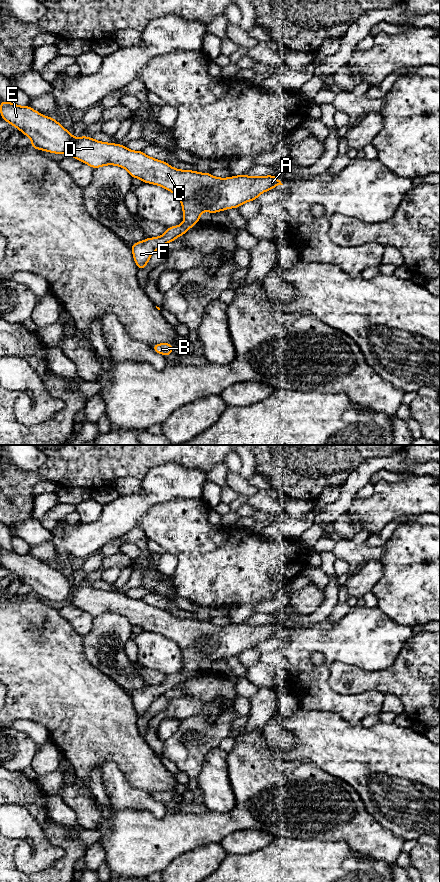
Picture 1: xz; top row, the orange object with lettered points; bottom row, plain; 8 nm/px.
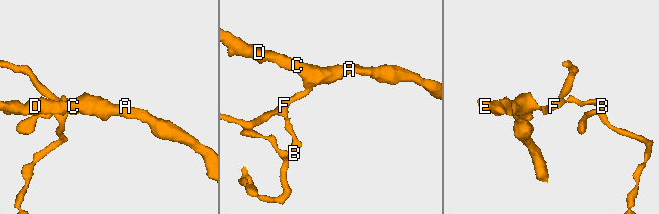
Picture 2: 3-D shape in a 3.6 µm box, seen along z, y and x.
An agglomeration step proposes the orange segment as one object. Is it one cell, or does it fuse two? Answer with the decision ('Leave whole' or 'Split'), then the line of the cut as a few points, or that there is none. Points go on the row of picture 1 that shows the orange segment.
Leave whole. No split

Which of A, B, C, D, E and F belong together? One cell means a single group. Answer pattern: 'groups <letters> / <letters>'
groups A B C D E F

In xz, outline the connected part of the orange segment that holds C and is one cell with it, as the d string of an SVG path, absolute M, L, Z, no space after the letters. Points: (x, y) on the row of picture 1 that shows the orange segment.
M0 101L2 119L18 128L23 135L32 140L31 147L37 150L45 150L50 153L68 154L75 159L96 169L105 165L116 165L125 168L133 178L141 179L144 183L161 186L174 193L180 200L183 209L184 222L181 225L168 227L160 237L147 238L131 246L136 265L140 270L144 269L152 254L167 243L171 243L177 237L185 234L199 222L202 212L220 212L230 208L238 208L246 202L256 200L258 196L278 185L283 185L274 175L250 177L247 175L218 178L210 173L198 173L195 170L179 170L168 163L149 157L143 151L132 151L120 144L100 142L93 138L81 136L74 138L54 118L44 116L29 106L18 106L13 102Z

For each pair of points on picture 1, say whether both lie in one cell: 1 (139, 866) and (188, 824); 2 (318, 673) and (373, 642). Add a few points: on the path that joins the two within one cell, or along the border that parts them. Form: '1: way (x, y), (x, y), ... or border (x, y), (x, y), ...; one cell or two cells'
1: way (151, 854), (157, 851), (176, 833); one cell
2: way (331, 659), (348, 642), (359, 642); one cell

